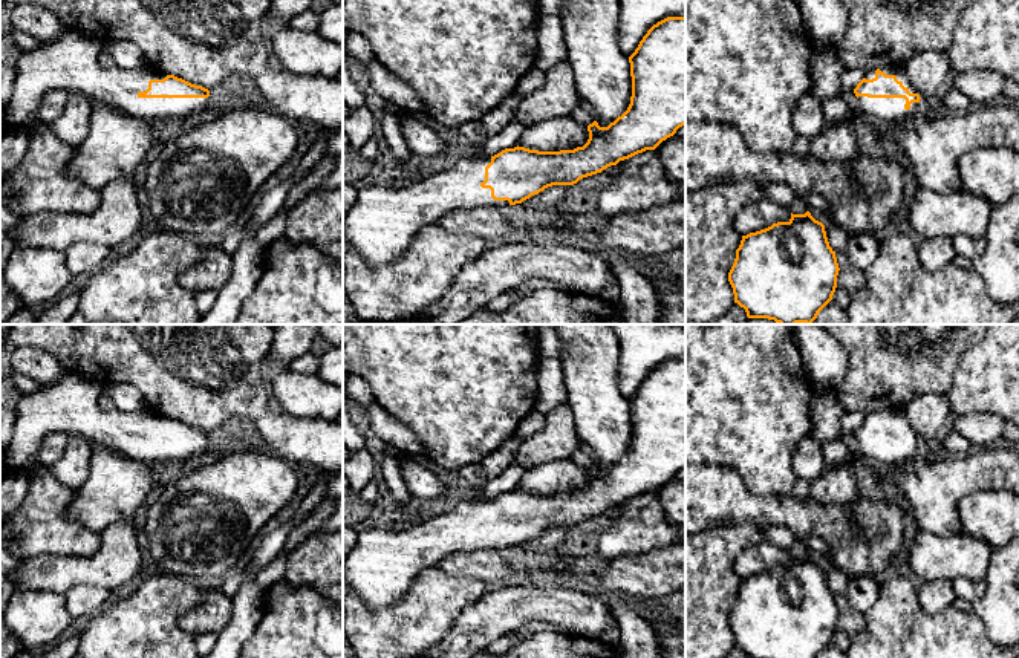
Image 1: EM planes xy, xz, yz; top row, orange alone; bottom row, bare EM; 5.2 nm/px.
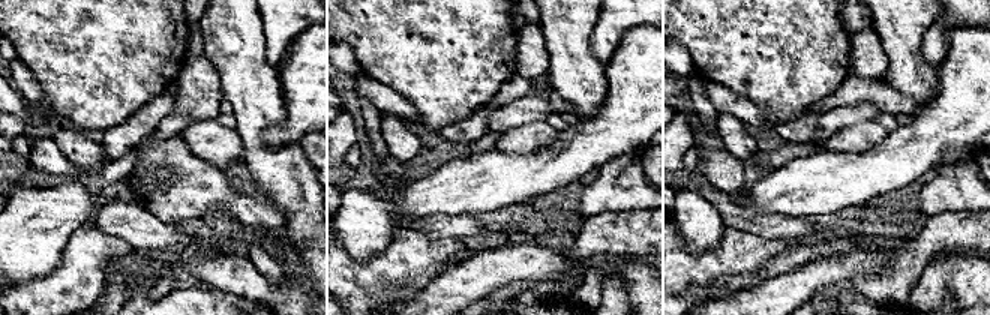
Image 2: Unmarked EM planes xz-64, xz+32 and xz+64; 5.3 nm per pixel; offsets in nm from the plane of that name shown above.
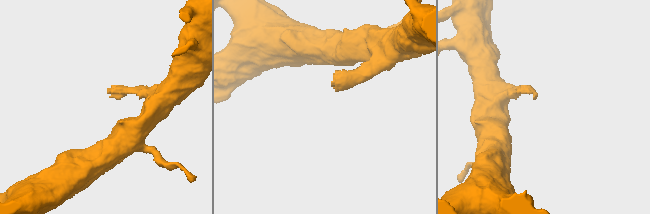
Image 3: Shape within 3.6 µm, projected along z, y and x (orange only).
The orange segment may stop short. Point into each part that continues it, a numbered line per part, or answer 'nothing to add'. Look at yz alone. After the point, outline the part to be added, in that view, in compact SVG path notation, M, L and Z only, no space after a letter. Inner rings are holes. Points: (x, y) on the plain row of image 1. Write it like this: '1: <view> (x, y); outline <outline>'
1: yz (883, 453); outline M857 441L857 448L863 458L874 461L878 467L904 465L921 456L920 445L912 445L909 453L904 451L904 447L904 441Z

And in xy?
1: xy (71, 406); outline M66 372L38 392L23 393L15 409L12 439L5 450L6 464L23 470L44 465L37 453L44 438L58 432L86 438L93 447L148 465L205 461L208 441L139 441L138 436L148 432L150 422L164 422L167 418L148 409L106 412L98 404L99 390L93 379Z

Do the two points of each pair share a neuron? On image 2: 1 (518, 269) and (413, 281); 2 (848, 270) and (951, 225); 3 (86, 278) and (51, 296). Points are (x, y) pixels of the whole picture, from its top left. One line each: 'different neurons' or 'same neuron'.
1: different neurons
2: different neurons
3: same neuron

